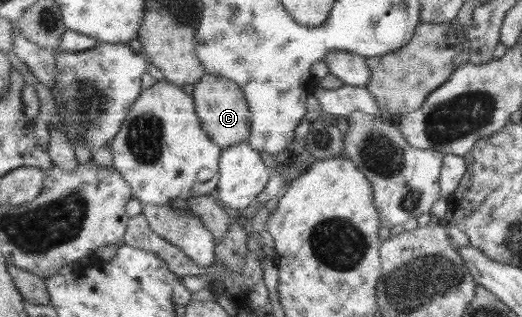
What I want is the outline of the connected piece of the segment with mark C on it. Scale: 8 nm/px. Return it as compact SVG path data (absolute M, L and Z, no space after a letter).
M205 73L205 76L194 85L193 98L201 124L209 138L223 149L235 144L249 141L252 130L251 112L248 98L241 86L233 79Z

